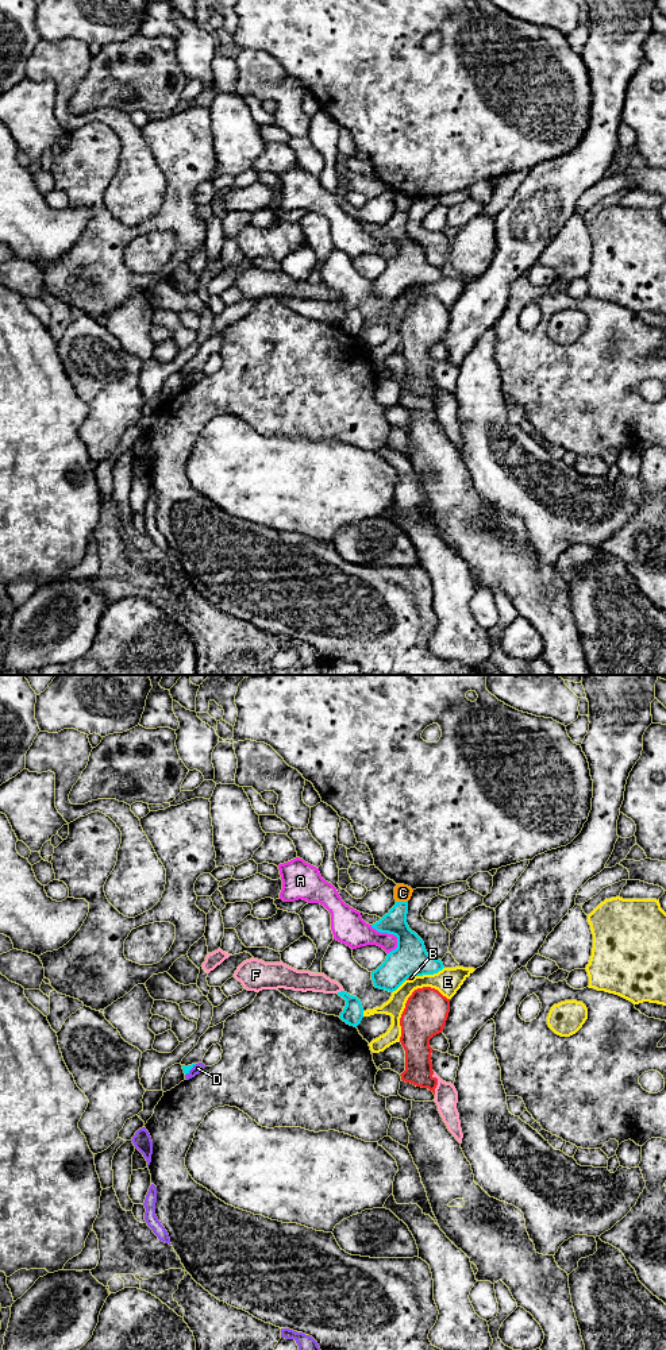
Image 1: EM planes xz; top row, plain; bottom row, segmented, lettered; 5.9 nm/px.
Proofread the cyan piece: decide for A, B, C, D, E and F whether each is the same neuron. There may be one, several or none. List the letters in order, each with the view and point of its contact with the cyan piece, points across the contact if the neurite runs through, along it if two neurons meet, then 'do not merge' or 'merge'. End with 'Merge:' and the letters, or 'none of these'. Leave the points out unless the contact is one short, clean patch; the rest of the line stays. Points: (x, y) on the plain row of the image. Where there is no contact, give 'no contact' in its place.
A: xz (388, 242) | do not merge
B: xz (408, 285) | do not merge
C: xz (401, 211) | along xz (396, 209), (407, 211) | do not merge
D: xz (191, 377) | along xz (196, 373), (185, 384) | do not merge
E: xz (428, 282) | do not merge
F: xz (341, 300) | do not merge
Merge: none of these

